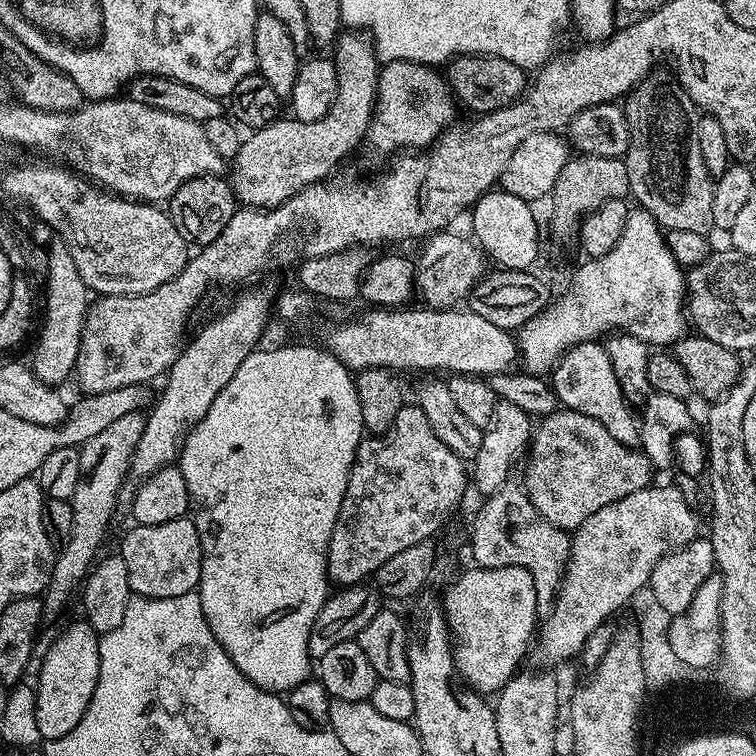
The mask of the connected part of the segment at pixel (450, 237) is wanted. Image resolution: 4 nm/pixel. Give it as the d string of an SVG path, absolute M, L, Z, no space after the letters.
M441 230L429 235L423 241L424 249L420 252L420 261L414 264L414 284L424 295L423 303L430 308L451 308L459 305L460 299L467 297L472 287L485 275L486 256L469 237L468 240L456 230Z

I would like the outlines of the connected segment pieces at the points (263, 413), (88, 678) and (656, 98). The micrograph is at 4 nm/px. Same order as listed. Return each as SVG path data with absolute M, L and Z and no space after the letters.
M288 344L285 348L268 348L251 352L238 366L238 374L226 382L222 394L214 398L210 410L192 427L192 431L180 445L178 467L182 478L186 478L188 491L188 507L190 518L200 535L202 542L202 570L198 591L202 610L206 614L206 622L217 642L226 649L230 658L250 682L254 682L262 690L277 694L286 694L294 686L309 679L314 668L313 657L308 654L310 642L310 626L314 626L314 618L318 618L318 610L322 610L325 600L330 595L328 579L328 543L338 518L338 510L342 506L342 498L346 494L346 486L350 478L352 463L360 441L365 439L366 429L362 422L362 406L358 402L358 390L353 373L333 352L323 346L311 348L308 344Z
M85 620L70 625L45 654L38 672L36 724L41 739L57 740L74 730L89 706L101 672L100 639Z
M653 71L639 80L622 104L624 113L628 115L630 130L628 152L622 158L628 175L628 190L631 199L633 201L636 199L635 203L646 209L661 229L668 232L674 230L704 232L712 222L714 180L706 170L706 162L702 162L702 150L698 150L698 121L701 113L683 86L675 79L668 80L667 74L660 71Z

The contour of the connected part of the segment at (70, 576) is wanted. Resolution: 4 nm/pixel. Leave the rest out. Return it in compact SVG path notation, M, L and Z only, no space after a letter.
M144 412L125 414L110 426L106 426L106 430L94 434L94 438L87 440L80 448L82 467L78 473L78 487L74 489L71 499L74 526L70 529L70 538L57 551L52 577L42 593L45 617L58 615L71 602L72 591L75 588L77 591L87 580L89 571L101 551L99 548L104 542L104 534L116 510L116 503L120 500L120 487L123 486L124 479L129 479L132 455L138 446L138 438L142 438L145 419Z

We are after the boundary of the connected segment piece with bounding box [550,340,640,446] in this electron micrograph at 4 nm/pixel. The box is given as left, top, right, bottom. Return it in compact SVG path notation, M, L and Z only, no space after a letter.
M587 340L585 344L576 344L565 352L550 373L550 385L563 407L602 422L602 426L606 426L606 430L610 430L618 442L629 446L639 445L637 413L632 413L624 401L627 400L626 394L614 374L614 366L610 366L610 356L603 343Z

